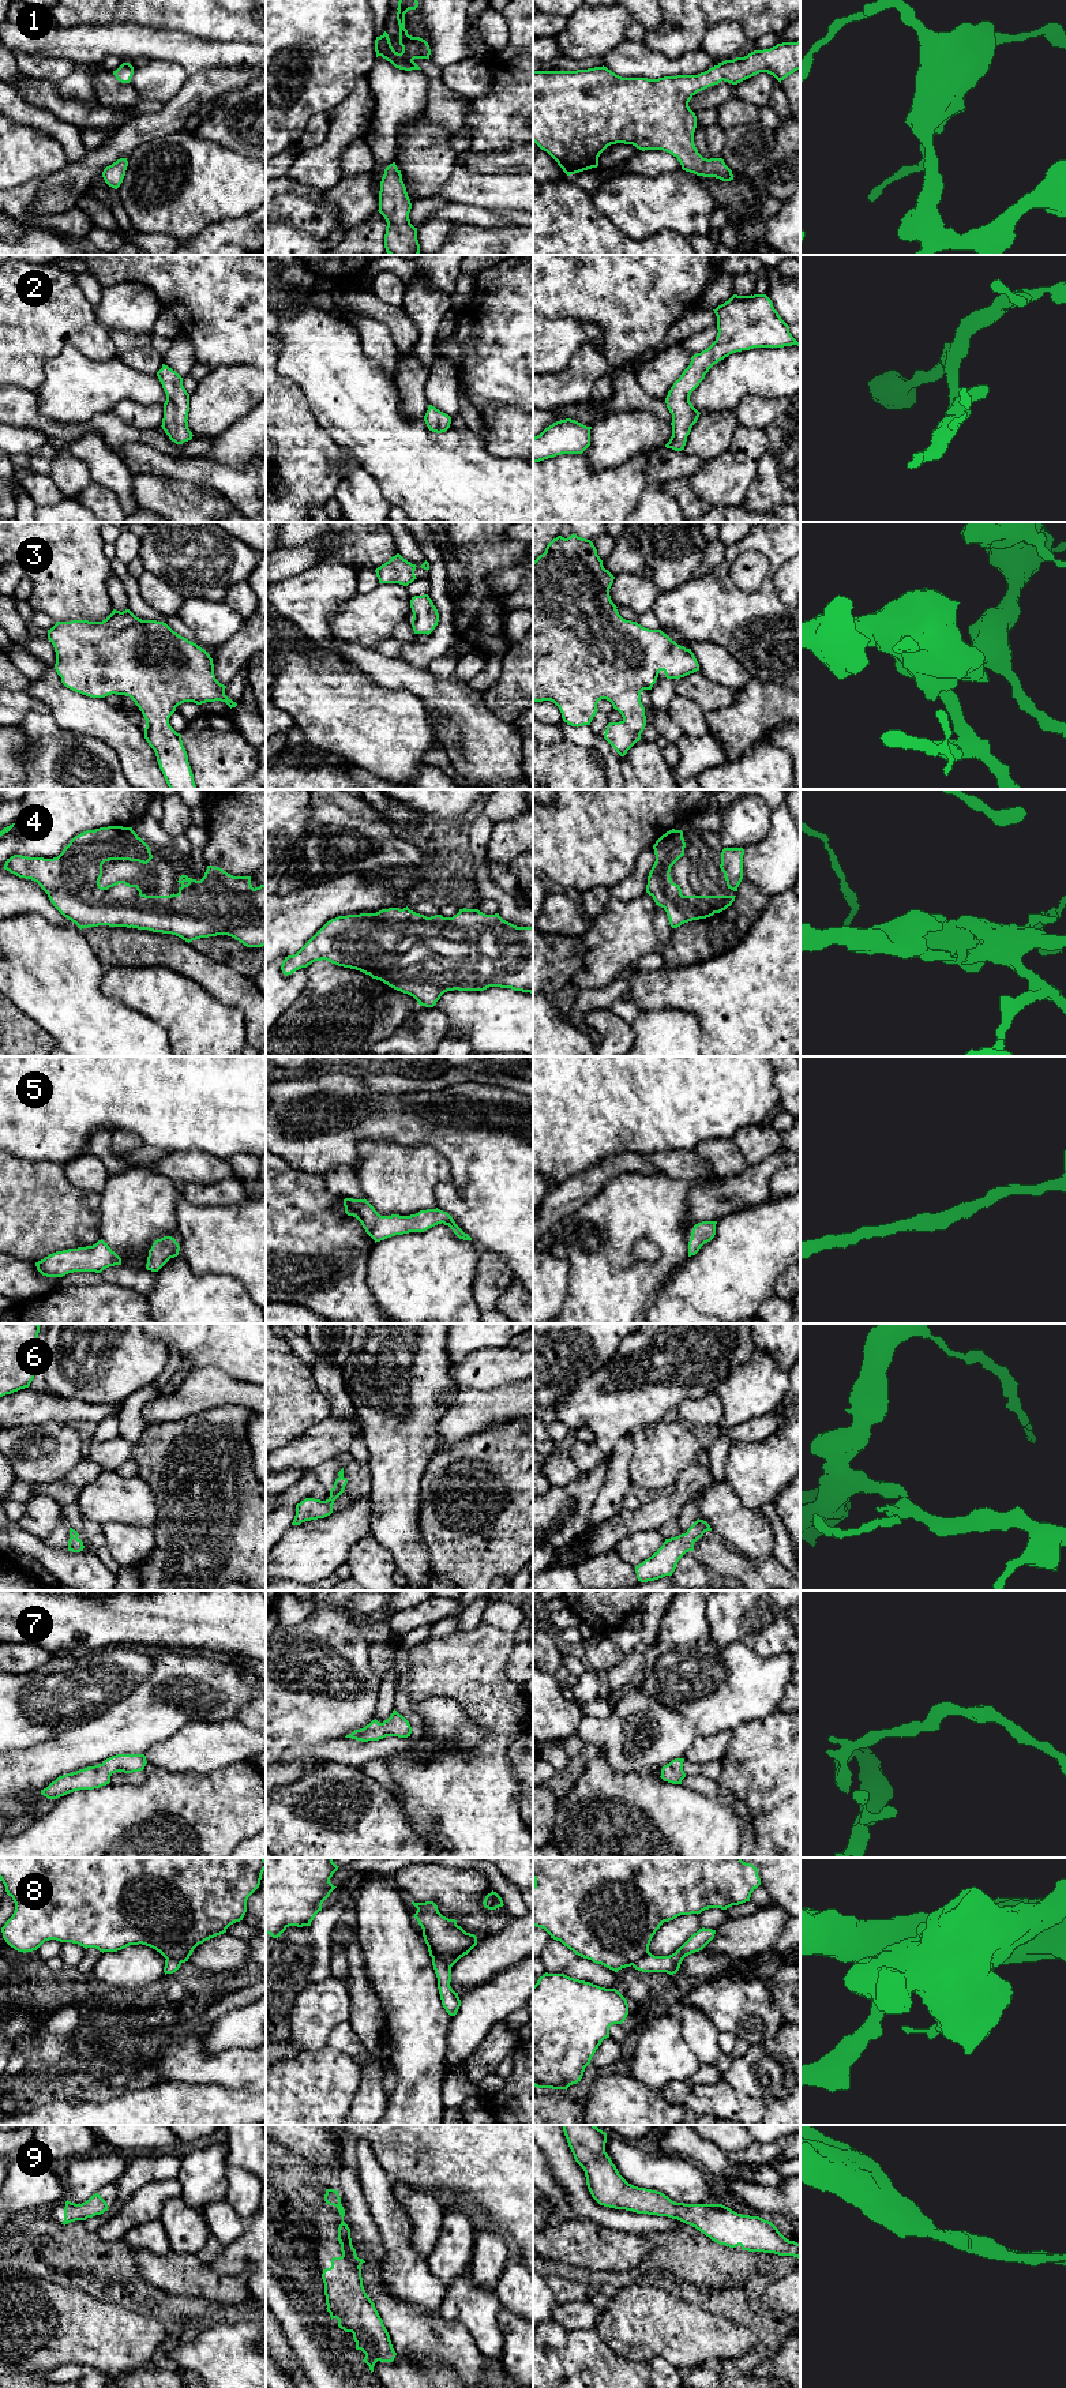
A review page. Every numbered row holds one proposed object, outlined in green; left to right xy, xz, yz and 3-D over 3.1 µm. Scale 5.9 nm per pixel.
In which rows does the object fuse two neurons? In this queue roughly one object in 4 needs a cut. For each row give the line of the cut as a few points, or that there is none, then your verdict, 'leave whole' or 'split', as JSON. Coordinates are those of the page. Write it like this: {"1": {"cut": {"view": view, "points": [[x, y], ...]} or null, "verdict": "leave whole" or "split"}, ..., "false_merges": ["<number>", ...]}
{"1": {"cut": null, "verdict": "leave whole"}, "2": {"cut": null, "verdict": "leave whole"}, "3": {"cut": null, "verdict": "leave whole"}, "4": {"cut": null, "verdict": "leave whole"}, "5": {"cut": null, "verdict": "leave whole"}, "6": {"cut": null, "verdict": "leave whole"}, "7": {"cut": null, "verdict": "leave whole"}, "8": {"cut": {"view": "xz", "points": [[432, 1957], [440, 1959], [450, 1967]]}, "verdict": "split"}, "9": {"cut": null, "verdict": "leave whole"}, "false_merges": ["8"]}

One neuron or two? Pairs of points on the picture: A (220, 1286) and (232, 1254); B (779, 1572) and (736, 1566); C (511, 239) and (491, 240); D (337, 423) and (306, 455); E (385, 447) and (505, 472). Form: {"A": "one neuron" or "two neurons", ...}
{"A": "two neurons", "B": "one neuron", "C": "one neuron", "D": "two neurons", "E": "one neuron"}

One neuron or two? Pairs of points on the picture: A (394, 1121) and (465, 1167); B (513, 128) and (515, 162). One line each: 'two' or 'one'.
A: one
B: two

